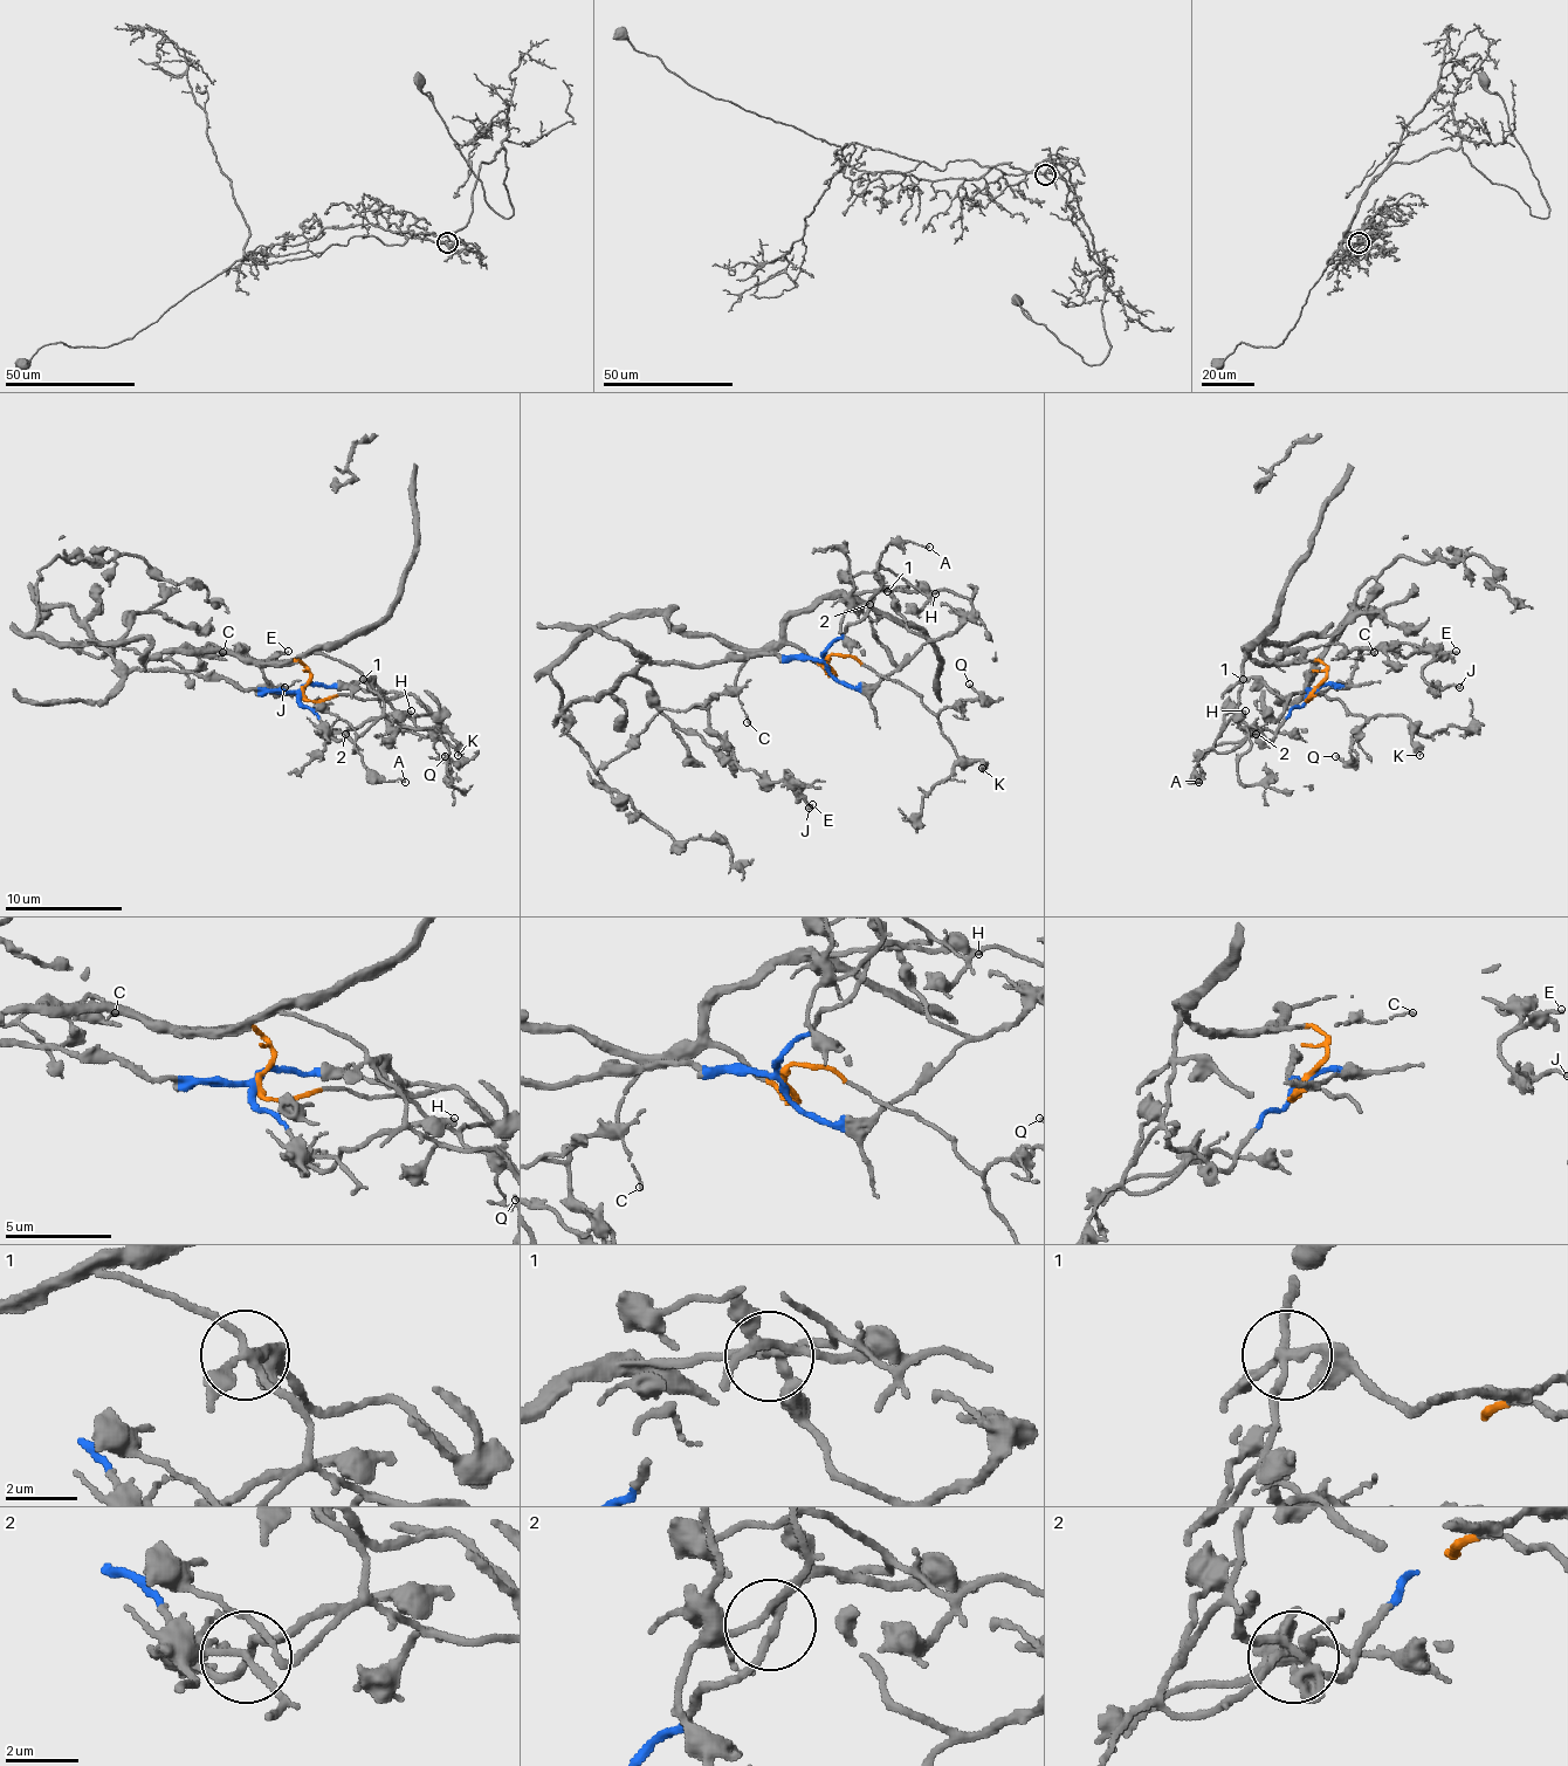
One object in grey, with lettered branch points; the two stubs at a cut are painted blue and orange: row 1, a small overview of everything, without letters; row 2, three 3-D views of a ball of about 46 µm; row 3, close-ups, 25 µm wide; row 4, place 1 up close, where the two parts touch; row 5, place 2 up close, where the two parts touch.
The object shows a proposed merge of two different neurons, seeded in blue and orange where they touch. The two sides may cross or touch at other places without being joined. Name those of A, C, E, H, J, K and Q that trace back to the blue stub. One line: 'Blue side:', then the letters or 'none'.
Blue side: H

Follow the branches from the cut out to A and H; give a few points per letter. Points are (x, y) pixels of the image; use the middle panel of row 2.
A: (827, 665), (833, 673), (786, 638), (786, 620), (841, 593), (903, 588), (880, 556), (894, 544), (930, 547)
H: (827, 665), (824, 653), (830, 644), (886, 588), (936, 593)

